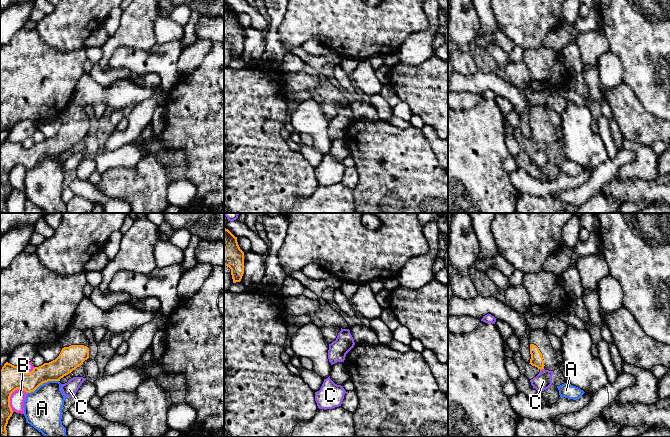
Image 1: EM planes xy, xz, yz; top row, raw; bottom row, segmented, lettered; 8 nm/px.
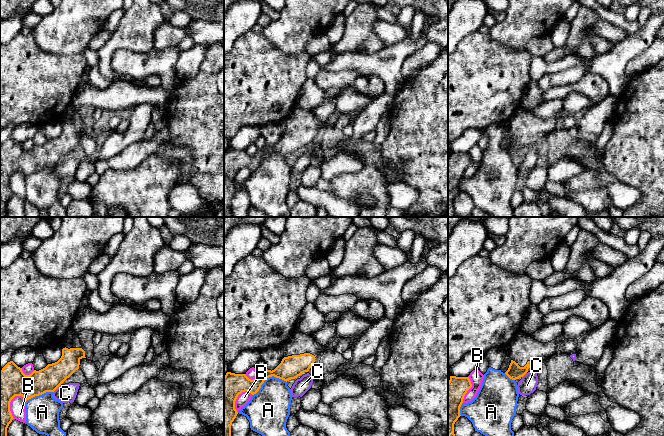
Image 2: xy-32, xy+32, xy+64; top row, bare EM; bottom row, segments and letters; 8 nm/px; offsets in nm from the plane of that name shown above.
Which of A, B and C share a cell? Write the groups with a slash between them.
A / B / C

